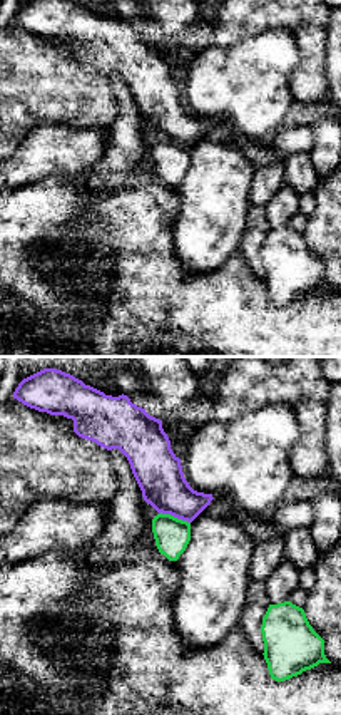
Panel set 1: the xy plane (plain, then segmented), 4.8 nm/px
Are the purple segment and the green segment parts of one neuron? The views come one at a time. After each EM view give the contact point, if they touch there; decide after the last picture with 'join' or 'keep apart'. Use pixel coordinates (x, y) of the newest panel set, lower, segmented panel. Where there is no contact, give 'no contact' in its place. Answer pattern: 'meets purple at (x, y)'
meets purple at (174, 516)

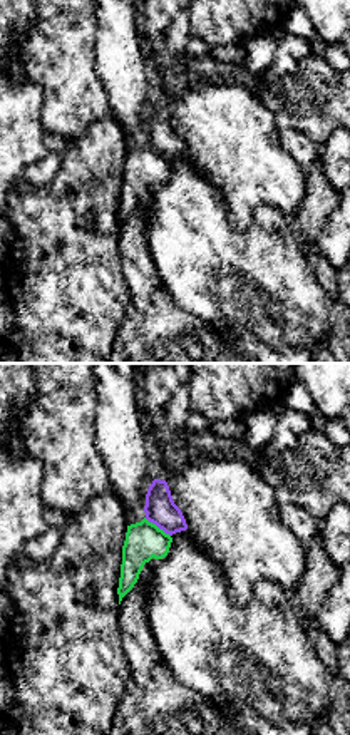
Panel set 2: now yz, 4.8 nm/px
meets purple at (158, 526)

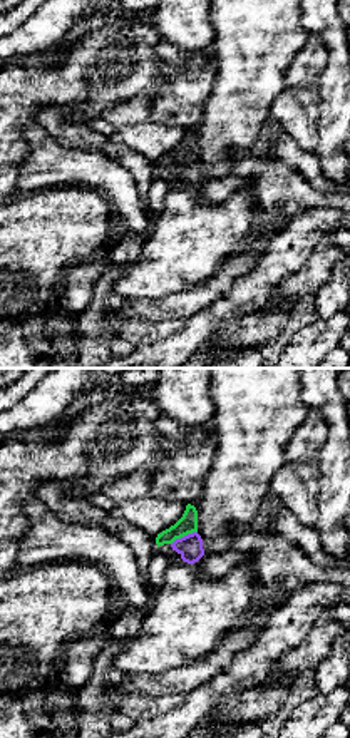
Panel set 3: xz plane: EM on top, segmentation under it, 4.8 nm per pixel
meets purple at (185, 536)

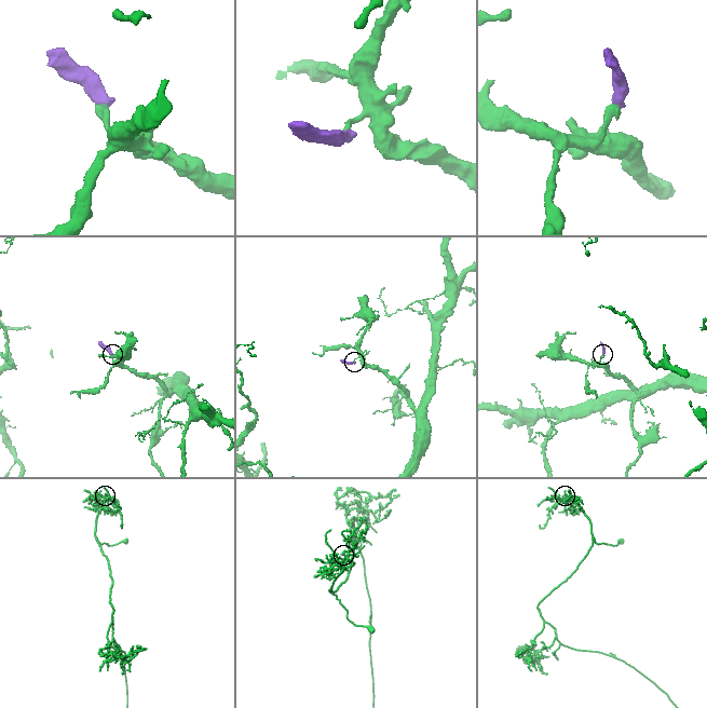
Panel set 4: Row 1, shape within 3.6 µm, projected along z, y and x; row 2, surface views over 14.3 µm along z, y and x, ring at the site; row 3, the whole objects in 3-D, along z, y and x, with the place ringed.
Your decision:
keep apart

